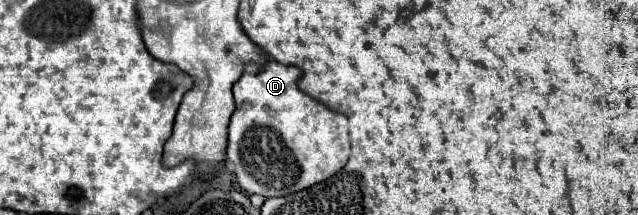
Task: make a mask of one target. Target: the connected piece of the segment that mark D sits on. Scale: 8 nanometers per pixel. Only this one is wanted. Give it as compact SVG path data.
M269 59L261 71L243 73L241 79L233 85L237 109L229 123L227 159L233 163L233 173L237 177L237 183L247 195L263 195L265 199L269 199L269 197L291 195L293 191L303 191L341 171L349 160L351 147L345 147L351 146L349 119L305 95L297 87L299 75L301 71L298 67L281 65Z

